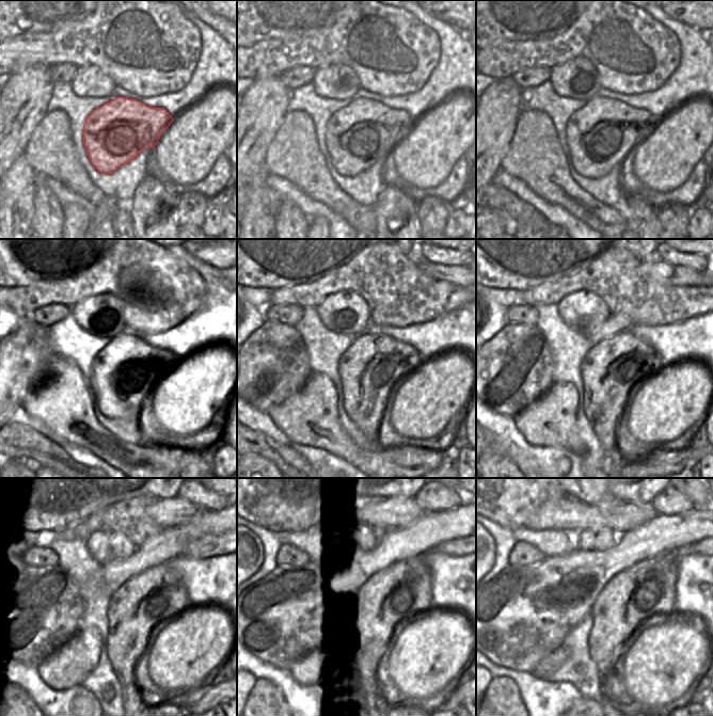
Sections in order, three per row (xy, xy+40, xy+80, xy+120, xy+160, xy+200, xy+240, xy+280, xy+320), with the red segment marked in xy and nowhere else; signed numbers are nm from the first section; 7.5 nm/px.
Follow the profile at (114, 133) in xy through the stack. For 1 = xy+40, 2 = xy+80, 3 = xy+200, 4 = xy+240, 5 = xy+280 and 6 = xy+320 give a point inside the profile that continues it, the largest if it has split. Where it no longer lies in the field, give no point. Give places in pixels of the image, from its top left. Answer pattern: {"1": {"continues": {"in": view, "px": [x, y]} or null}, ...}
{"1": {"continues": {"in": "xy+40", "px": [364, 131]}}, "2": {"continues": {"in": "xy+80", "px": [600, 136]}}, "3": {"continues": {"in": "xy+200", "px": [613, 367]}}, "4": {"continues": {"in": "xy+240", "px": [138, 607]}}, "5": {"continues": {"in": "xy+280", "px": [401, 592]}}, "6": {"continues": {"in": "xy+320", "px": [645, 593]}}}

